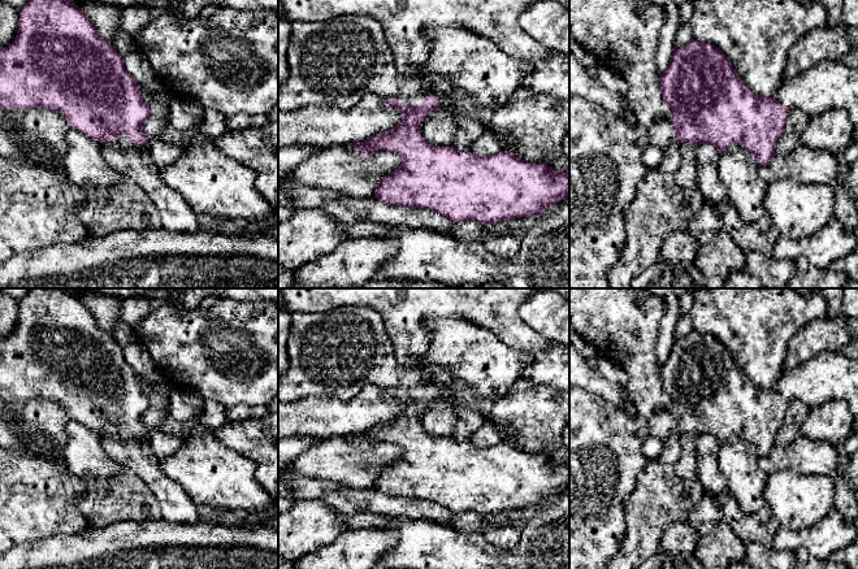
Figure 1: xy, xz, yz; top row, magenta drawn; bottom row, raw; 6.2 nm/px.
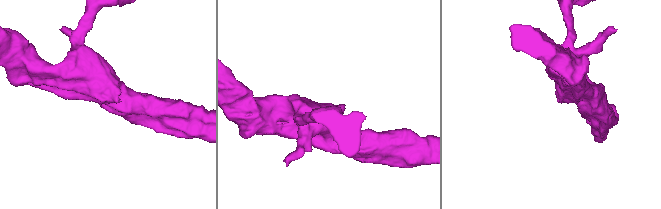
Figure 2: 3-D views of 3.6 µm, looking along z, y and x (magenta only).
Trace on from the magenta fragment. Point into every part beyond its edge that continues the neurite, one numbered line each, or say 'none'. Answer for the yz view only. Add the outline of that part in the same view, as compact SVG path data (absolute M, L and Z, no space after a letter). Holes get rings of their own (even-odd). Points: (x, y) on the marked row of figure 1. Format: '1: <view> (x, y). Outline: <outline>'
1: yz (671, 160). Outline: M673 136L670 145L663 151L662 160L656 166L658 170L675 174L681 165L681 153L679 151L679 140Z

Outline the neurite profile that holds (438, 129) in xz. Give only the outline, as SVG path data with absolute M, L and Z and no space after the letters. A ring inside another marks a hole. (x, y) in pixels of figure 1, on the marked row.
M437 112L426 116L420 123L422 138L432 145L451 147L456 134L456 116Z

